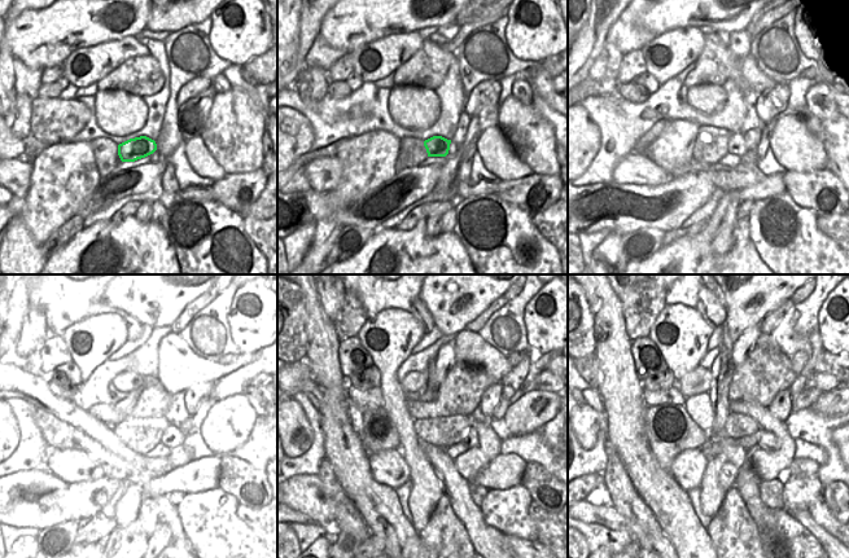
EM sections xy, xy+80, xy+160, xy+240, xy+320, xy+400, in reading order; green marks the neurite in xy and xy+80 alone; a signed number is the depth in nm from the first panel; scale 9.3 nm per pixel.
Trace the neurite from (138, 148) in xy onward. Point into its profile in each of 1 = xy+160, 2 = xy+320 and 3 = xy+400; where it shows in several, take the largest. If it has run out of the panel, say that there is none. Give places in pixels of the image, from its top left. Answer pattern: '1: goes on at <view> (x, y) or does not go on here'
1: goes on at xy+160 (739, 144)
2: goes on at xy+320 (471, 439)
3: goes on at xy+400 (767, 442)

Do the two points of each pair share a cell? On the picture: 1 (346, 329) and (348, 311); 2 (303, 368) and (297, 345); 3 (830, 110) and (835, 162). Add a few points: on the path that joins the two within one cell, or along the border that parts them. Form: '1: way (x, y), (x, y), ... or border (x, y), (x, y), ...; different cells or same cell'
1: way (348, 325), (348, 315); same cell
2: border (303, 359), (294, 360), (290, 364); different cells
3: border (805, 109), (821, 121); different cells

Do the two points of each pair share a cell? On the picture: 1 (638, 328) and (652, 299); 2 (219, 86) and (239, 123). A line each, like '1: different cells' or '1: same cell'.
1: same cell
2: different cells

